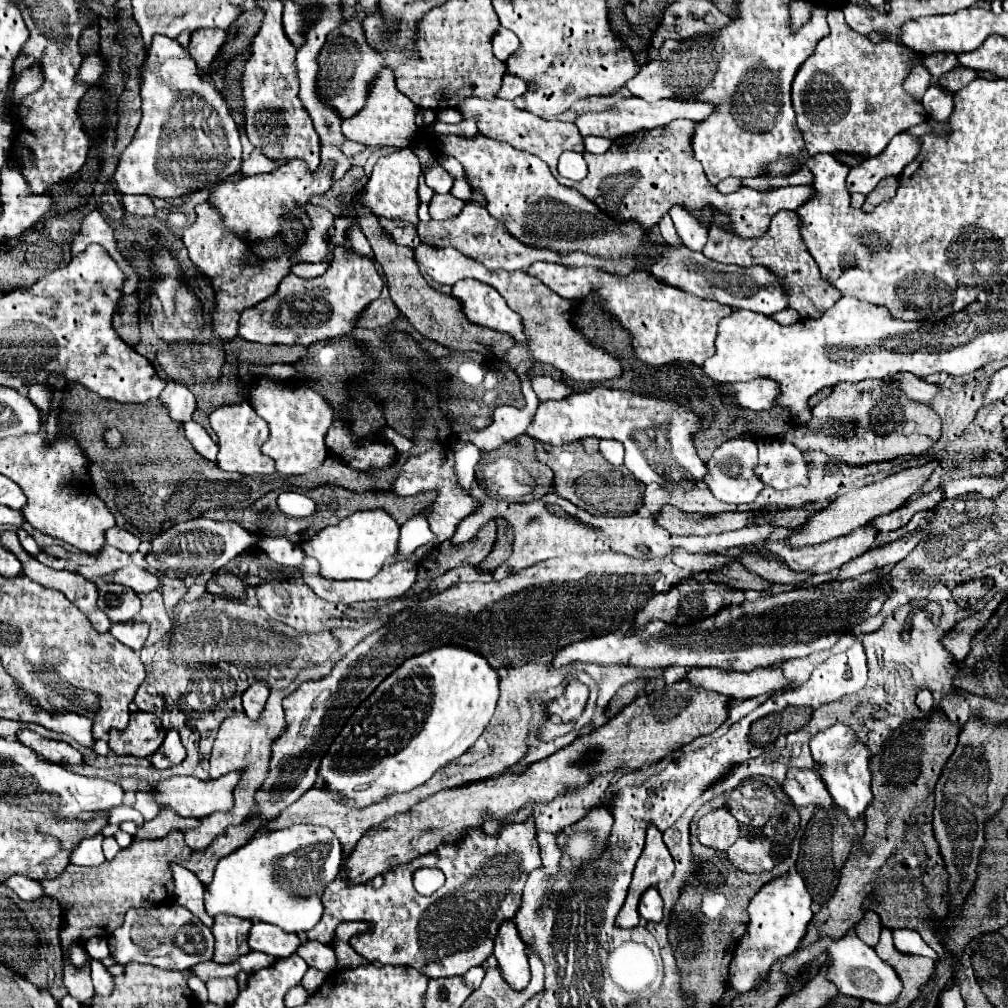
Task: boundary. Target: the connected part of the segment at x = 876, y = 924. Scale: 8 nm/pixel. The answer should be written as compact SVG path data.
M867 912L863 916L863 920L855 926L855 934L867 944L867 946L875 946L877 944L877 938L879 938L879 932L881 932L881 922L877 918L875 912Z

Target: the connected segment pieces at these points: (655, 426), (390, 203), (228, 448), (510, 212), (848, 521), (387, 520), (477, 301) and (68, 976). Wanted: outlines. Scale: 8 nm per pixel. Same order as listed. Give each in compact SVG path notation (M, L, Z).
M593 388L585 394L543 402L525 434L551 446L563 446L587 436L619 440L625 448L625 466L639 482L655 482L669 492L679 492L695 488L707 474L707 466L693 446L693 438L699 430L701 416L695 410L675 406L675 400L625 390Z
M405 148L405 150L397 150L389 156L381 156L363 188L363 192L359 194L359 204L365 206L367 210L371 210L373 214L385 216L389 220L393 218L401 218L405 222L413 222L417 224L417 178L421 174L421 166L417 156Z
M231 404L221 406L215 412L211 412L211 428L215 430L219 438L219 454L217 454L217 466L227 472L239 472L239 474L273 474L275 466L273 460L261 454L261 444L269 438L269 428L263 418L255 414L251 404Z
M477 134L477 138L441 136L437 150L455 156L463 164L469 184L487 198L489 214L503 222L507 230L527 246L553 248L559 252L585 250L617 260L623 250L641 250L651 244L635 222L617 224L577 190L561 186L549 172L549 166L533 154L515 150L505 142L489 140L483 134Z
M929 462L929 464L919 466L919 468L905 468L905 470L899 470L899 472L889 474L887 478L883 478L879 482L867 484L863 488L857 488L857 490L851 490L851 492L839 496L825 510L817 512L805 526L801 526L797 530L797 534L793 538L789 538L789 544L793 544L793 546L821 544L821 542L827 542L827 540L845 536L845 534L853 532L855 528L873 522L873 518L877 518L879 514L885 514L885 512L891 512L891 510L901 508L925 484L925 480L933 474L933 470L937 468L937 464L939 462Z
M365 510L355 512L335 526L327 526L317 532L301 548L307 556L319 562L319 574L329 580L369 580L373 578L387 558L397 550L399 526L385 510Z
M457 282L457 292L451 292L463 306L469 322L509 334L509 306L503 296L485 282Z
M67 954L63 956L63 964L65 964L63 982L65 982L67 990L69 990L69 994L75 996L79 1002L91 1000L93 998L93 982L91 982L91 976L89 976L89 966L85 966L81 970L73 968Z

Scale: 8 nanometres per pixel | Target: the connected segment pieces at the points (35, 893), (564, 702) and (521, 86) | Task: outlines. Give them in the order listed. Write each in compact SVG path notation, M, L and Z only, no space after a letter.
M11 876L11 878L5 880L5 884L11 890L15 890L15 894L21 896L23 900L39 900L39 898L45 896L41 882L27 878L27 876Z
M569 680L569 684L565 686L565 694L545 702L543 712L547 718L557 716L561 718L561 722L571 722L583 712L587 698L589 698L589 688L579 680Z
M507 72L505 78L503 78L503 84L501 84L501 90L497 92L497 96L499 98L507 98L507 100L515 100L521 94L525 94L525 82Z

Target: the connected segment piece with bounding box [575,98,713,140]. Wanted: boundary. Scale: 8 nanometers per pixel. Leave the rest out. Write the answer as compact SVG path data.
M629 98L629 100L621 100L617 102L613 108L603 110L603 112L587 112L583 116L579 116L575 120L575 126L579 128L581 136L603 136L603 138L621 138L625 134L637 134L641 130L651 130L663 124L669 124L671 120L677 118L685 118L685 120L703 120L713 112L711 104L705 102L691 102L691 100L681 100L681 98L667 98L667 100L659 100L659 102L645 102L641 98Z

